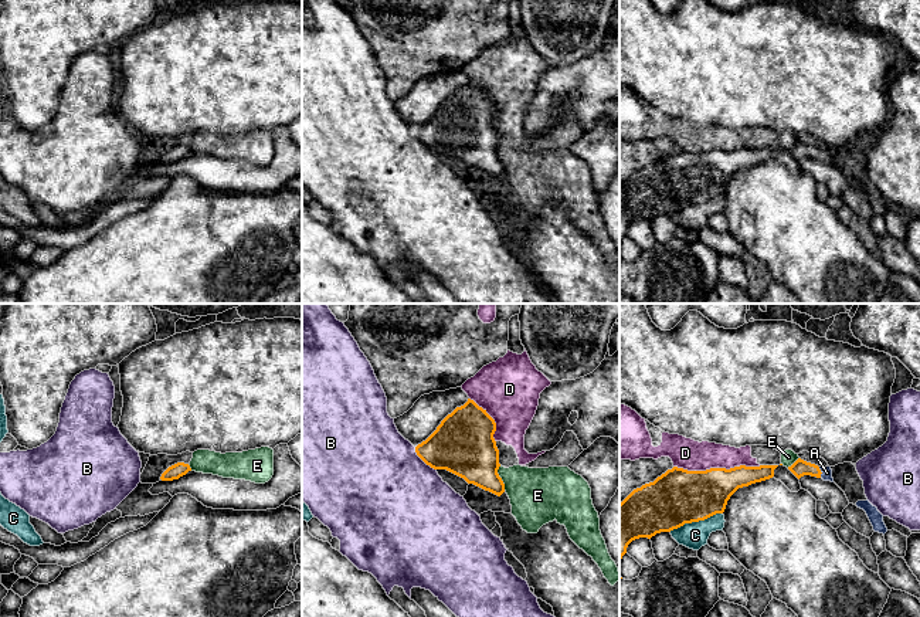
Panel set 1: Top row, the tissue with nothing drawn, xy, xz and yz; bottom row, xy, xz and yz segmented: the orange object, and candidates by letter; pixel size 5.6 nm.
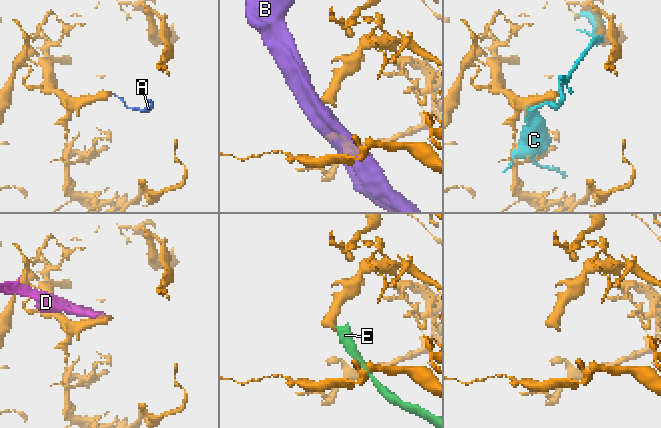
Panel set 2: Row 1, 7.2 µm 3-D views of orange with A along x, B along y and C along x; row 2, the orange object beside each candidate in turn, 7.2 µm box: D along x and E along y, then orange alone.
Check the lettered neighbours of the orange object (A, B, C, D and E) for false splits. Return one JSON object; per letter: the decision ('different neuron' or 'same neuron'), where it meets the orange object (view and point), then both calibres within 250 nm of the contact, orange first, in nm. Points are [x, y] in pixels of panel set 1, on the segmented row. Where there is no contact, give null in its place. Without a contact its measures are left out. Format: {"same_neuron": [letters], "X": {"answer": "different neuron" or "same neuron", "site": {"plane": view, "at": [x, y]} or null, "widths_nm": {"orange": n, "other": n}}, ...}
{"same_neuron": ["A"], "A": {"answer": "same neuron", "site": {"plane": "yz", "at": [821, 473]}, "widths_nm": {"orange": 90, "other": 60}}, "B": {"answer": "different neuron", "site": {"plane": "xz", "at": [423, 460]}, "widths_nm": {"orange": 340, "other": 500}}, "C": {"answer": "different neuron", "site": {"plane": "yz", "at": [695, 521]}, "widths_nm": {"orange": 320, "other": 150}}, "D": {"answer": "different neuron", "site": {"plane": "yz", "at": [716, 468]}, "widths_nm": {"orange": 300, "other": 180}}, "E": {"answer": "different neuron", "site": {"plane": "xz", "at": [501, 478]}, "widths_nm": {"orange": 320, "other": 320}}}

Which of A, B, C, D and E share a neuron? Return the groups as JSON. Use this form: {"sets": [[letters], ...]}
{"sets": [["A"], ["B"], ["C"], ["D", "E"]]}

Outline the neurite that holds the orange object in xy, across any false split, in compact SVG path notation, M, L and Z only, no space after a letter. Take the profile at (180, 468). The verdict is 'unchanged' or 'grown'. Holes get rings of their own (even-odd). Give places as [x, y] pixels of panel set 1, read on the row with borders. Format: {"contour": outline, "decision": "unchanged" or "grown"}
{"contour": "M177 462L172 467L169 467L160 477L162 481L173 481L179 479L180 477L186 475L189 471L191 471L189 464Z", "decision": "unchanged"}

